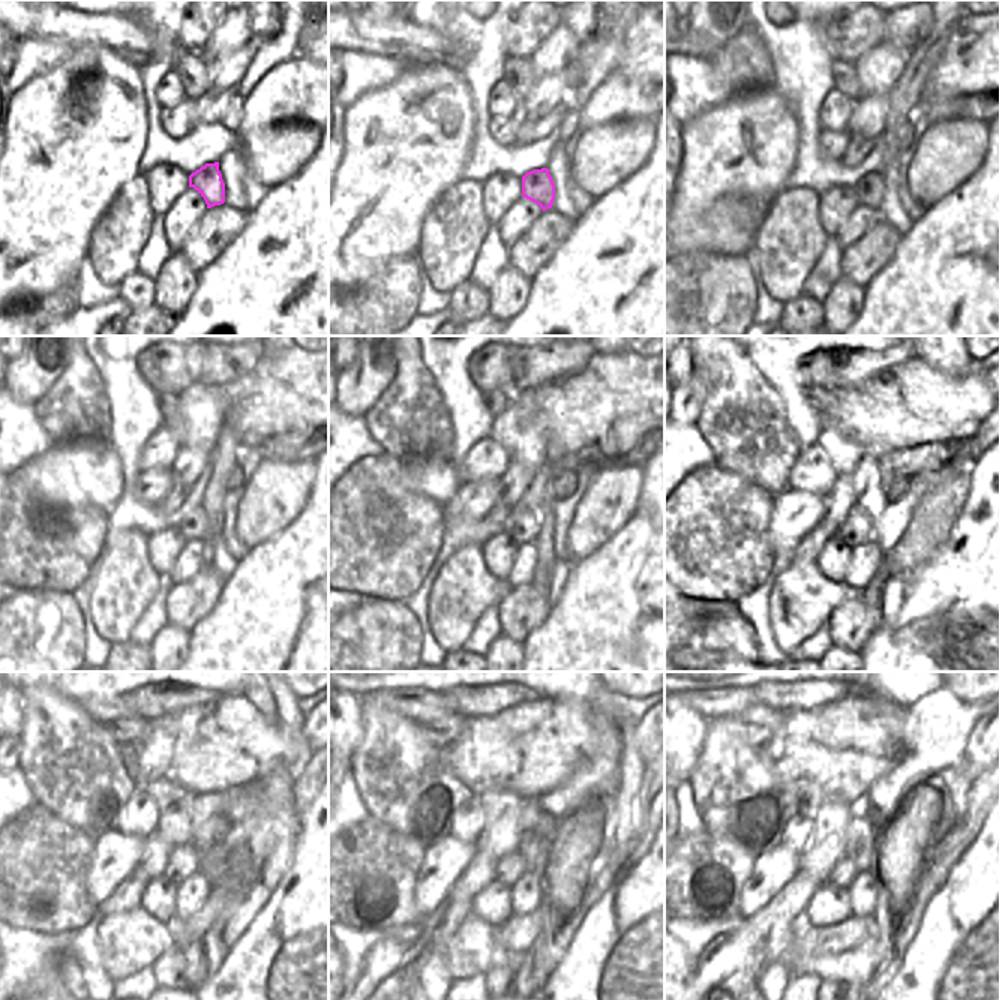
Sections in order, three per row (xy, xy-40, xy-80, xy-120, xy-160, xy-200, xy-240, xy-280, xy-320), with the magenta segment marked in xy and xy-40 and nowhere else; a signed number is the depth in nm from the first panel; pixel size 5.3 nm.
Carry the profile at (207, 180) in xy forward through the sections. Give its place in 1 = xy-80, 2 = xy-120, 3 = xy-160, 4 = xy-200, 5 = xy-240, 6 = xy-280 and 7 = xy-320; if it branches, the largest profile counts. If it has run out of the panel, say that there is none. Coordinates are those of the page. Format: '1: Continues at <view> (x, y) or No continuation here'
1: Continues at xy-80 (869, 191)
2: Continues at xy-120 (194, 526)
3: Continues at xy-160 (527, 522)
4: Continues at xy-200 (861, 528)
5: Continues at xy-240 (188, 858)
6: Continues at xy-280 (519, 867)
7: Continues at xy-320 (852, 871)

